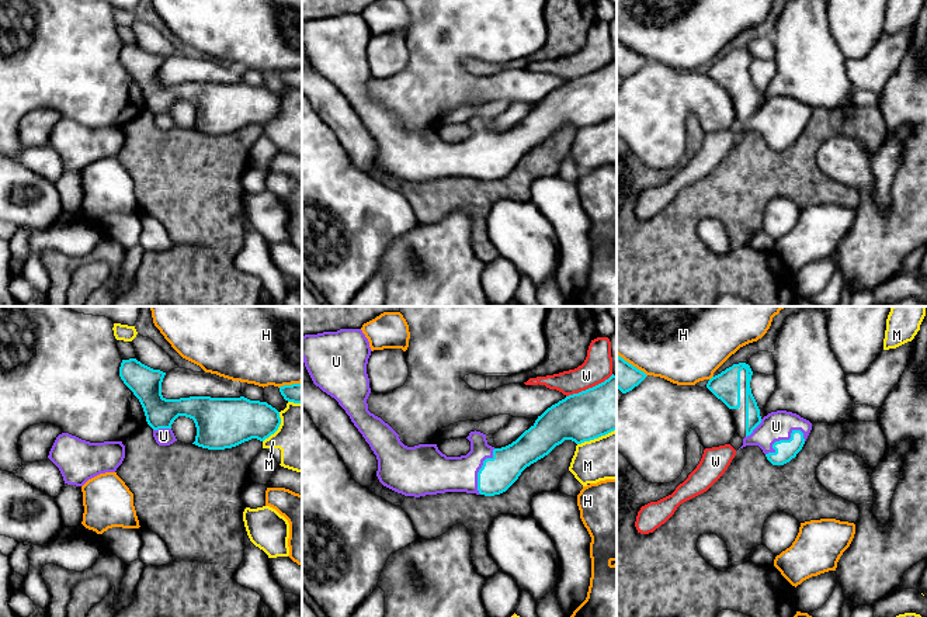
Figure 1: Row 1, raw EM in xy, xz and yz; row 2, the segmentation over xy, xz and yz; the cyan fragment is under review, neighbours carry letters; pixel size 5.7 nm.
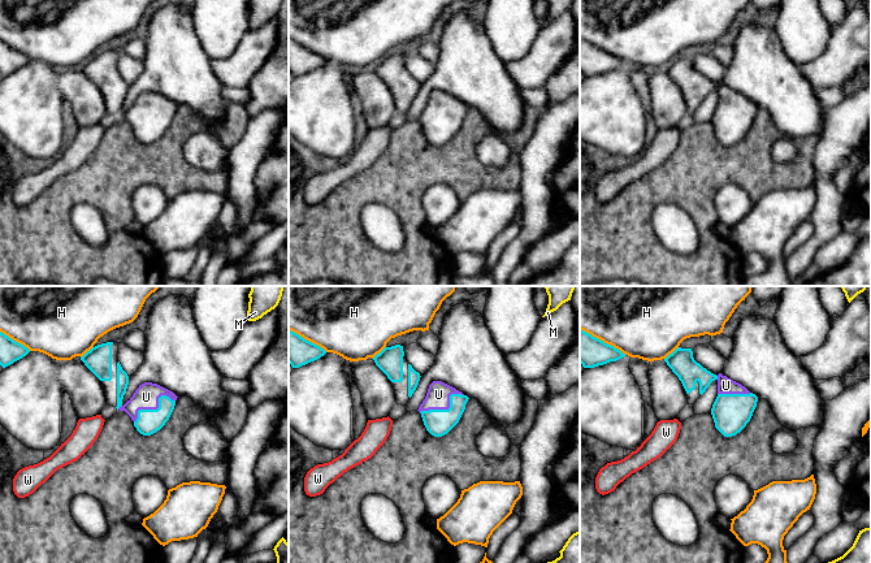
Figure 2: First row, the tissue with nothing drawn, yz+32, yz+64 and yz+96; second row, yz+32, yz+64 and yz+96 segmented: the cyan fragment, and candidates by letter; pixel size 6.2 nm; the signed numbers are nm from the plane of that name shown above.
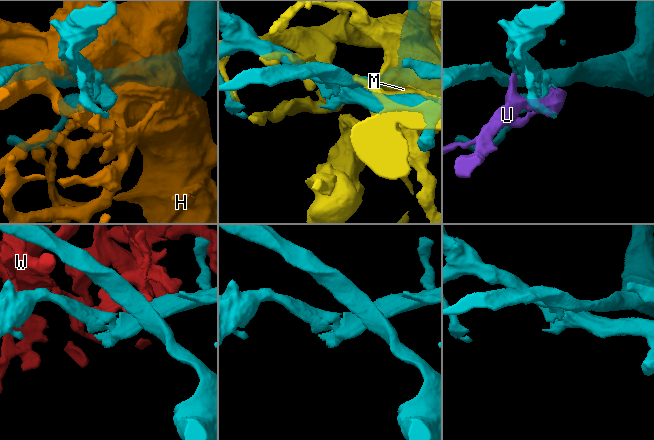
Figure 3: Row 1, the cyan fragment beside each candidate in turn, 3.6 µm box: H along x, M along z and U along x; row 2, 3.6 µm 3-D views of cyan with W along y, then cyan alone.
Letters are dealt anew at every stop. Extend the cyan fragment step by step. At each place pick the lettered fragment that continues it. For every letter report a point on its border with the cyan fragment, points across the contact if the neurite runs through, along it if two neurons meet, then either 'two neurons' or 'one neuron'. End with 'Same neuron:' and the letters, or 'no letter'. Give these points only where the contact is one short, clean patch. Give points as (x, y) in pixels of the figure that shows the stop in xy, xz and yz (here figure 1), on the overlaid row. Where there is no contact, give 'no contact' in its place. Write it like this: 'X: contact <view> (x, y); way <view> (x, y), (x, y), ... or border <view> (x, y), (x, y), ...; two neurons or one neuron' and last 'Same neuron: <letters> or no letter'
H: contact yz (631, 364); two neurons
M: contact xy (278, 426); two neurons
U: contact yz (783, 440); one neuron
W: contact xz (589, 388); two neurons
Same neuron: U

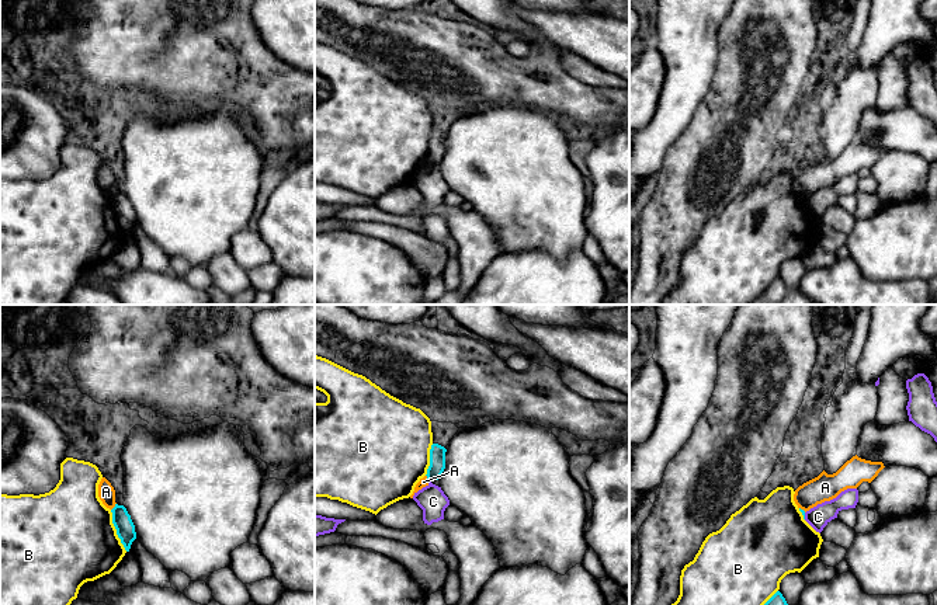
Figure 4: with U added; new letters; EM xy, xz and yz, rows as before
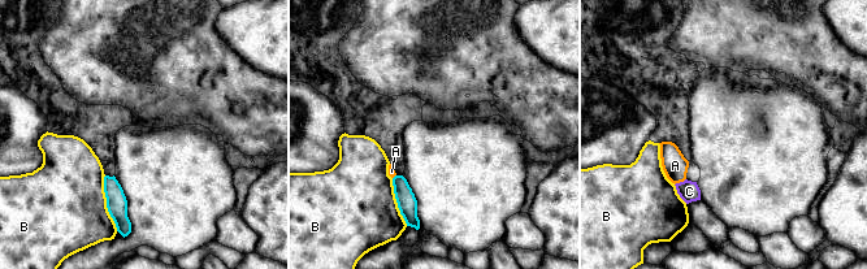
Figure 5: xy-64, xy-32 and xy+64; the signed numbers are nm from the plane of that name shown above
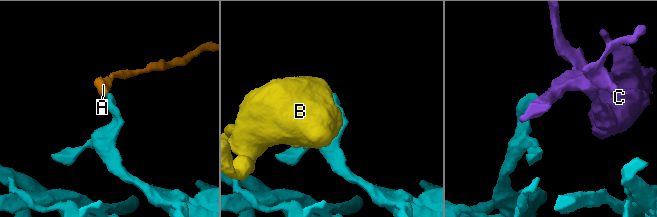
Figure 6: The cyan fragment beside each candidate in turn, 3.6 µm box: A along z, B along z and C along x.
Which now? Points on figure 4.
A: contact xy (114, 507); border xy (115, 503), (111, 510); two neurons
B: contact xy (117, 531); two neurons
C: contact yz (804, 515); border yz (804, 513), (805, 518); two neurons
Same neuron: no letter

